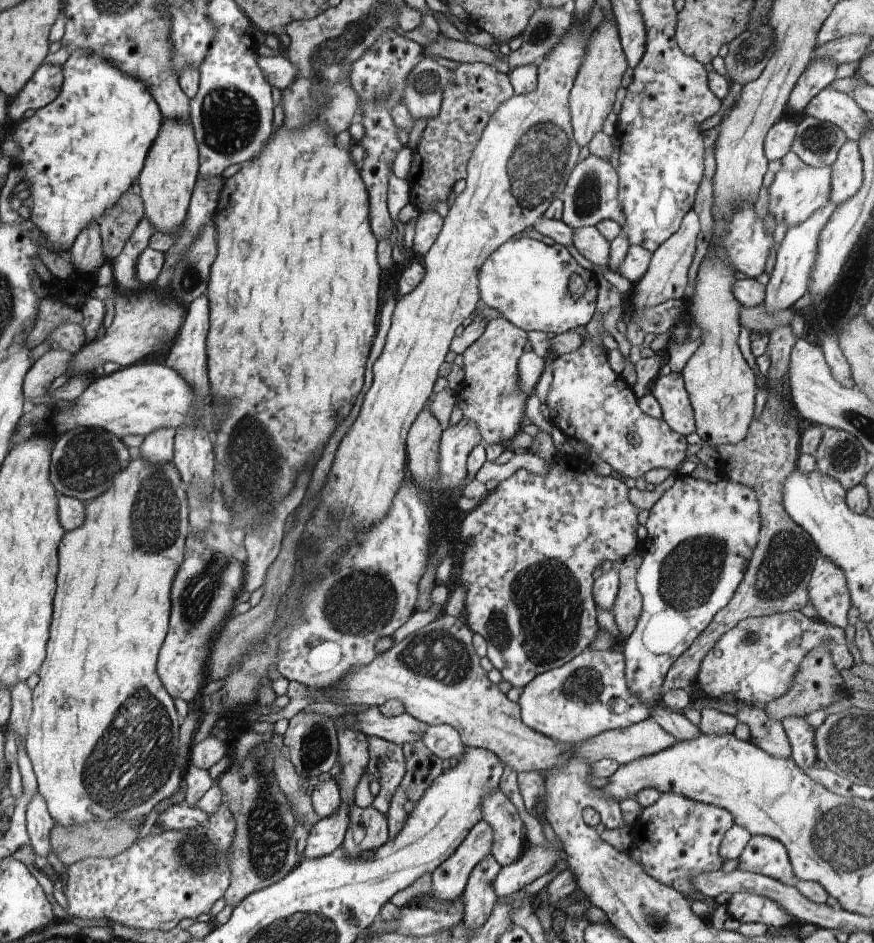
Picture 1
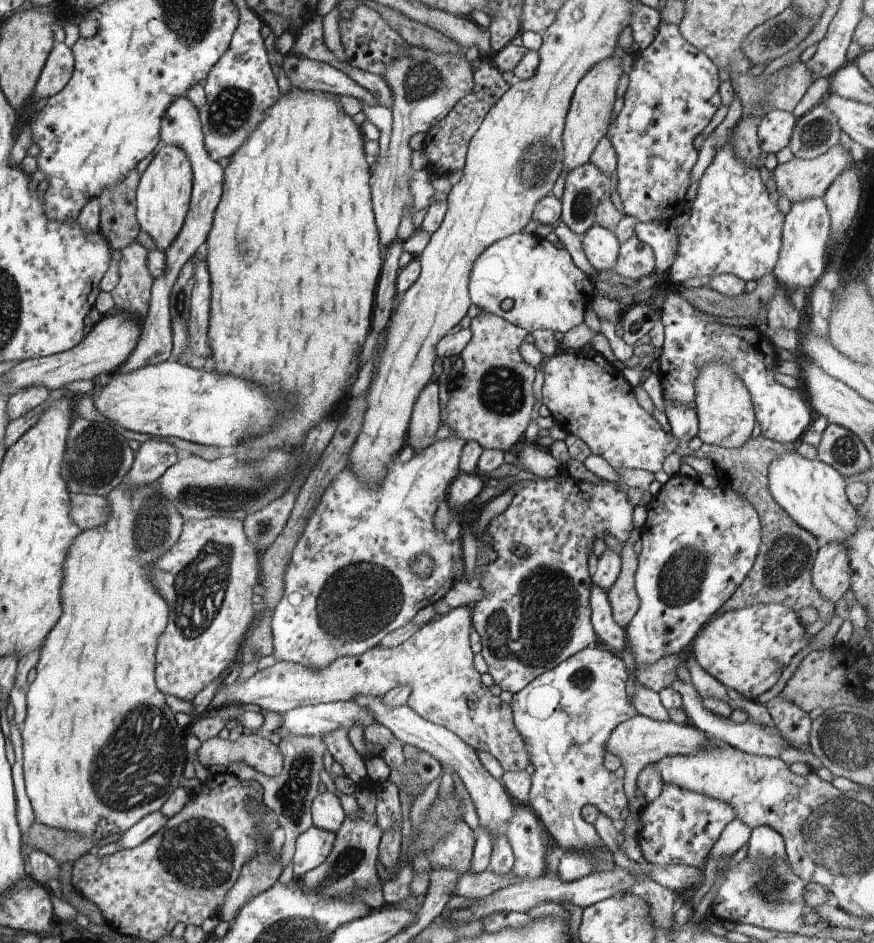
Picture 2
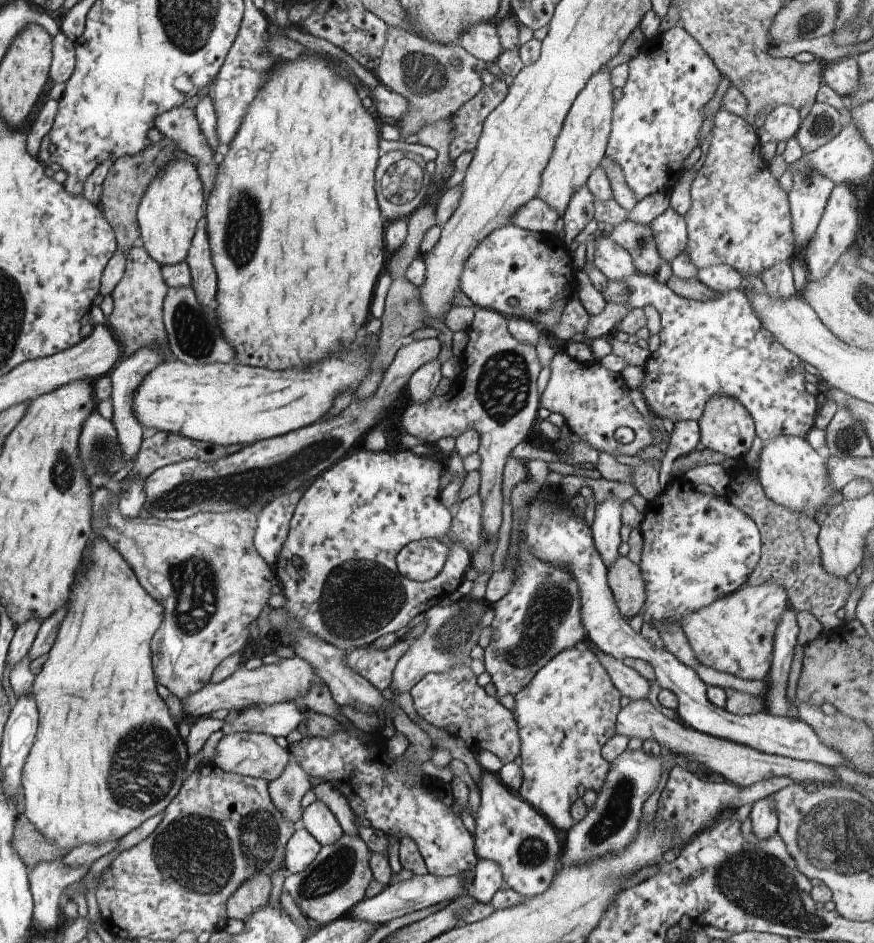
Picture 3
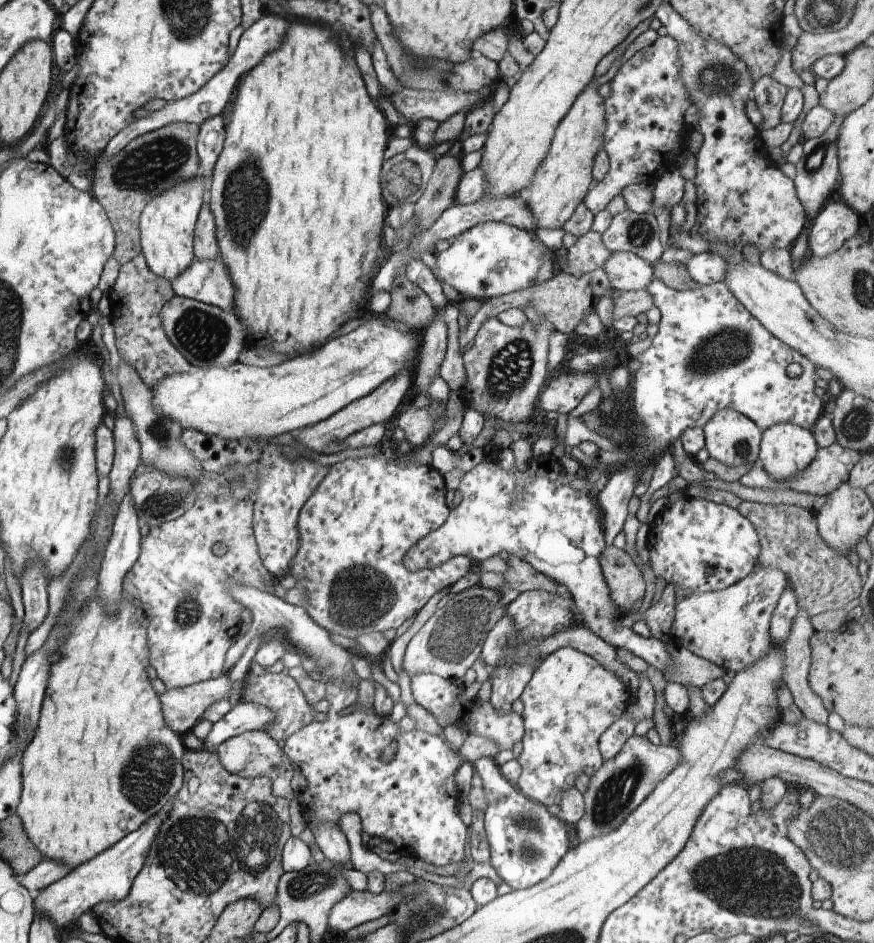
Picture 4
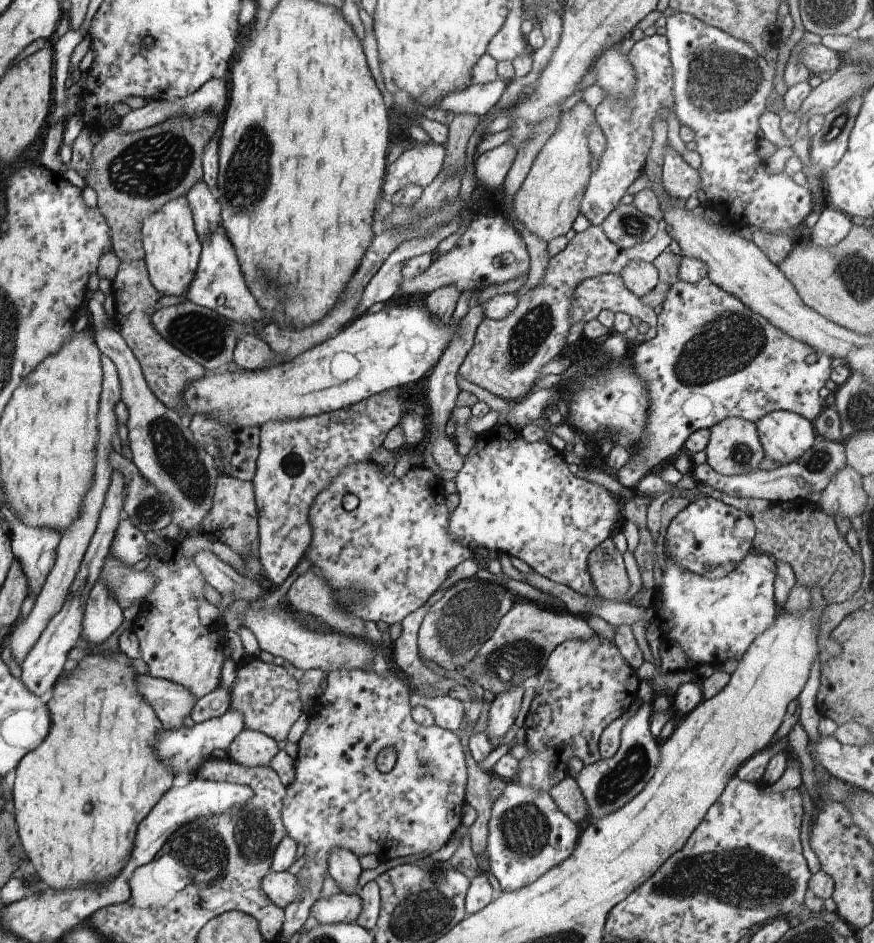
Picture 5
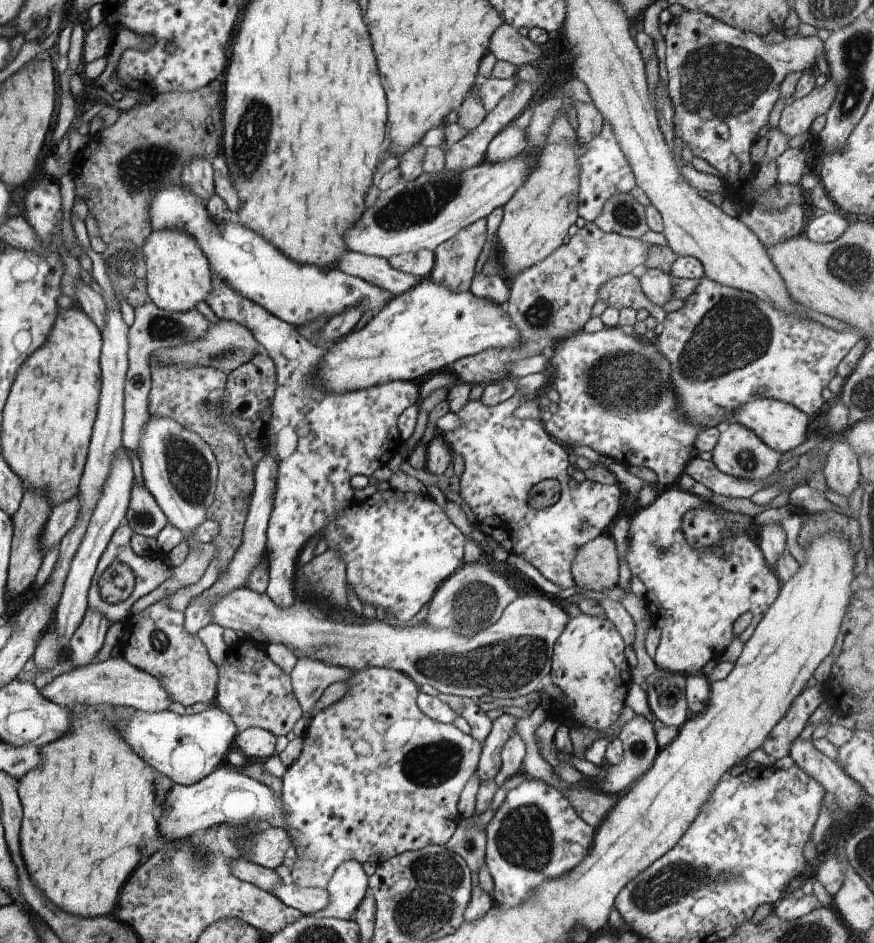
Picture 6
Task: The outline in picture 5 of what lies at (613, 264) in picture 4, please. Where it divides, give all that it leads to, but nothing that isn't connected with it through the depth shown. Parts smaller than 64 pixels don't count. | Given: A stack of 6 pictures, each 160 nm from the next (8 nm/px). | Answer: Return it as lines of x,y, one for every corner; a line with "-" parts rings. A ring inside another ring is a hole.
630,260
621,272
624,284
628,290
638,297
650,294
660,283
660,276
656,266
642,260

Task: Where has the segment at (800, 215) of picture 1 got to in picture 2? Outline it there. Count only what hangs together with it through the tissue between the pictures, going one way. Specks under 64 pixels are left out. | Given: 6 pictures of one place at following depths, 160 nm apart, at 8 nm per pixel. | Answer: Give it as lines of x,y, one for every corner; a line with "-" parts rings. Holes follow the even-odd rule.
838,142
828,152
816,158
802,160
794,157
788,162
779,164
771,174
779,195
786,196
794,204
806,199
822,199
834,179
852,162
850,151
843,149

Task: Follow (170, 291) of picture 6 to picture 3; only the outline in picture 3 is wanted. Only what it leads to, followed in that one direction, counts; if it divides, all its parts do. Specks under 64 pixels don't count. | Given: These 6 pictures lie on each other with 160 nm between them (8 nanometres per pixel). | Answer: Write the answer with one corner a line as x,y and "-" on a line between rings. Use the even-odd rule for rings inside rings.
174,159
169,165
158,171
142,195
137,208
137,221
141,232
139,244
160,266
184,261
198,221
205,216
205,208
206,196
203,193
203,184
196,172
196,167
188,160

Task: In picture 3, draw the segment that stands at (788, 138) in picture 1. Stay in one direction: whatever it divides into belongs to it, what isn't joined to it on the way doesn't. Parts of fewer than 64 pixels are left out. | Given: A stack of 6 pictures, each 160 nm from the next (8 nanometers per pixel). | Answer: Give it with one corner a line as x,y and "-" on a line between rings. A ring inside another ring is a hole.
778,105
764,120
764,125
757,129
760,144
776,142
786,143
798,132
802,122
799,110
790,105

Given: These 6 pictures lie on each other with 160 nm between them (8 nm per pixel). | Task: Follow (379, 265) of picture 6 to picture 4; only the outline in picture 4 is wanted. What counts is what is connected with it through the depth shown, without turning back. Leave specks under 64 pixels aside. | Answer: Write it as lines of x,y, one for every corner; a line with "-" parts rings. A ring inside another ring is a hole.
502,221
478,223
451,240
451,245
447,250
441,254
436,254
437,280
450,284
459,292
462,299
473,298
481,302
534,287
536,275
542,262
544,262
543,256
547,247
540,239
534,239
533,235
536,236
534,233

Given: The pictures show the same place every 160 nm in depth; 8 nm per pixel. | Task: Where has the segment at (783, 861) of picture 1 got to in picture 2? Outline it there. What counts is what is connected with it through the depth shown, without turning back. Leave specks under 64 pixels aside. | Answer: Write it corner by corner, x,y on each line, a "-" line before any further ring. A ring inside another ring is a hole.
769,826
753,828
747,842
747,858
752,859
784,859
785,842
782,836

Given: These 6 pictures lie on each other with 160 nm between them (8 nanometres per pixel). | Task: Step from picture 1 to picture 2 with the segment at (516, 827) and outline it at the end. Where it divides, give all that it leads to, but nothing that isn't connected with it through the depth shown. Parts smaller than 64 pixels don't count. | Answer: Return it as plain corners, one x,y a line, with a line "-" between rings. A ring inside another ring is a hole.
357,697
356,702
362,707
368,707
369,711
377,718
380,725
384,725
401,743
412,745
420,751
431,754
441,766
450,766
456,772
456,776
465,784
466,790
474,803
480,829
485,829
491,836
491,863
489,870
495,873
506,874
513,870
515,856
513,848
507,839
507,825
513,816
515,801
504,788
501,780
495,779
480,762
478,752
468,746
459,736
456,736
449,728
431,723
419,714
416,714
407,704
389,709
382,697

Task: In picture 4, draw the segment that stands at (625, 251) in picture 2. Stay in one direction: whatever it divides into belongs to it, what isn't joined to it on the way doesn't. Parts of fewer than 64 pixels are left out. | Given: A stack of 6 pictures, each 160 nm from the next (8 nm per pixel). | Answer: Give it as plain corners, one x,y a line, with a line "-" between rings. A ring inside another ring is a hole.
627,209
613,216
612,223
601,237
609,251
633,252
652,266
664,250
658,222
652,213
636,214

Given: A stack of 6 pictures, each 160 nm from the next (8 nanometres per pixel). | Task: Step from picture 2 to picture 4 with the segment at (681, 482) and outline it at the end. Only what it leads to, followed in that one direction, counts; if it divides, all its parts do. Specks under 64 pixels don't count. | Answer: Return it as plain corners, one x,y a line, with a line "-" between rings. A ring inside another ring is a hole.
686,495
675,503
666,504
654,520
649,522
649,563
655,576
674,584
676,592
680,588
688,593
729,588
758,567
760,544
755,527
736,508

